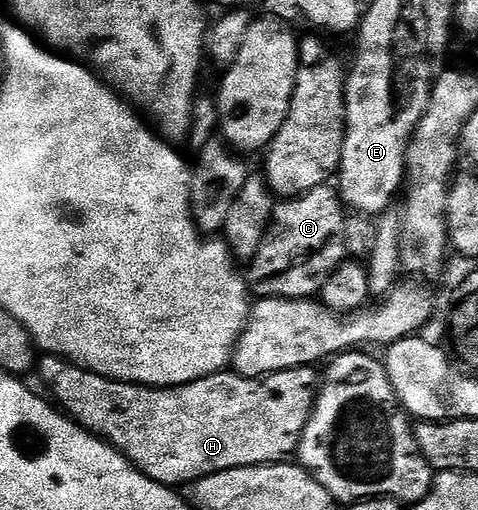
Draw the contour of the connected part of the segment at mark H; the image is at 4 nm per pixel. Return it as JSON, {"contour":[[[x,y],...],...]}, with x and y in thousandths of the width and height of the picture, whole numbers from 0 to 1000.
{"contour":[[[94,696],[82,712],[84,727],[88,747],[103,757],[100,773],[153,827],[243,876],[310,939],[364,959],[377,957],[377,947],[402,951],[414,939],[475,920],[548,916],[552,908],[592,908],[619,894],[667,759],[667,735],[653,718],[600,724],[550,743],[519,743],[473,724],[381,759],[247,751],[157,720],[117,696]]]}

